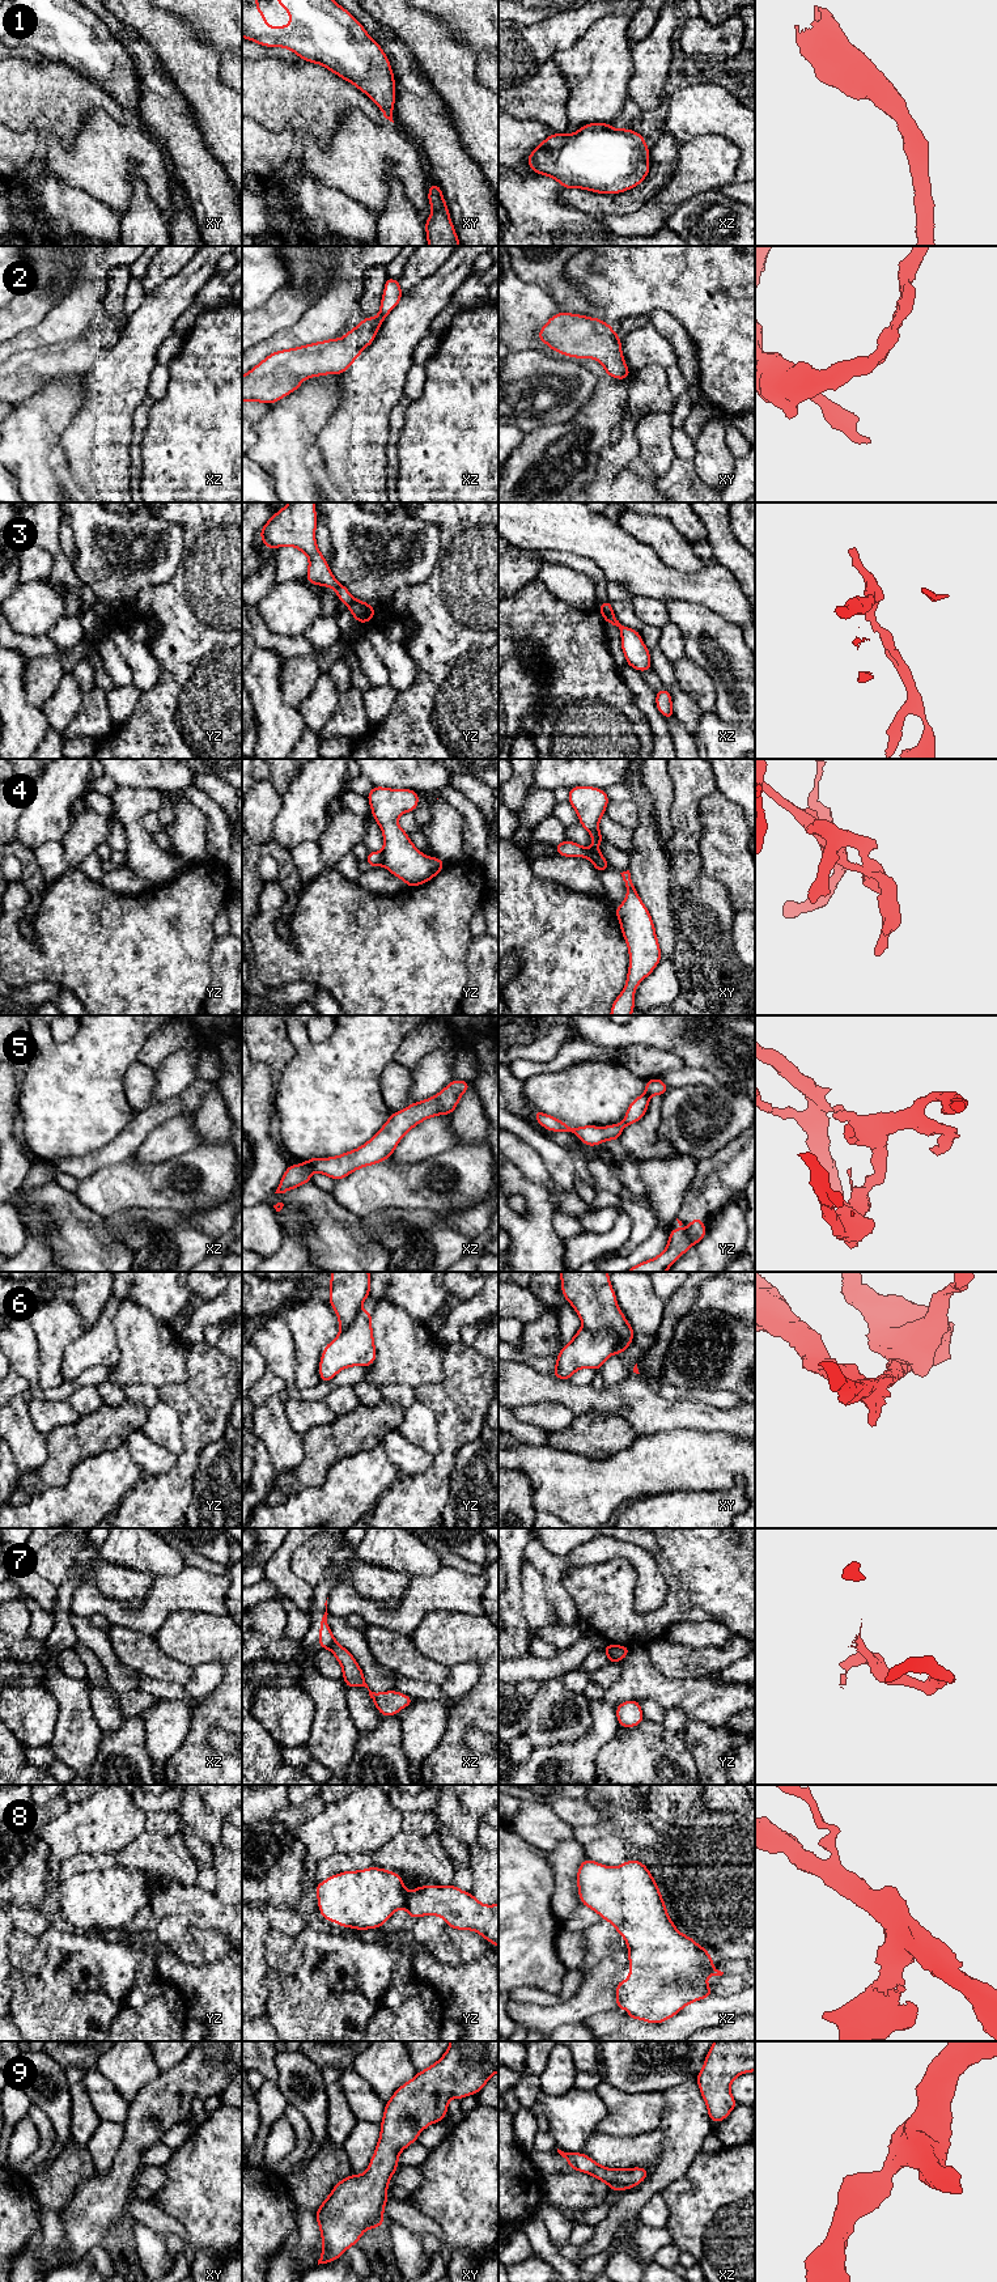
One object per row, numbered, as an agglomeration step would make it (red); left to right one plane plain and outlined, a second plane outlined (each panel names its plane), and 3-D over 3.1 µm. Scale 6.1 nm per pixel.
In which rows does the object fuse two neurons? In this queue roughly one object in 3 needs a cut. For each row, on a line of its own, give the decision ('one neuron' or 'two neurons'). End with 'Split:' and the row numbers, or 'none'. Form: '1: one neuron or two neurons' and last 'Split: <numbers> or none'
1: one neuron
2: one neuron
3: two neurons
4: two neurons
5: two neurons
6: two neurons
7: two neurons
8: one neuron
9: one neuron
Split: 3, 4, 5, 6, 7

